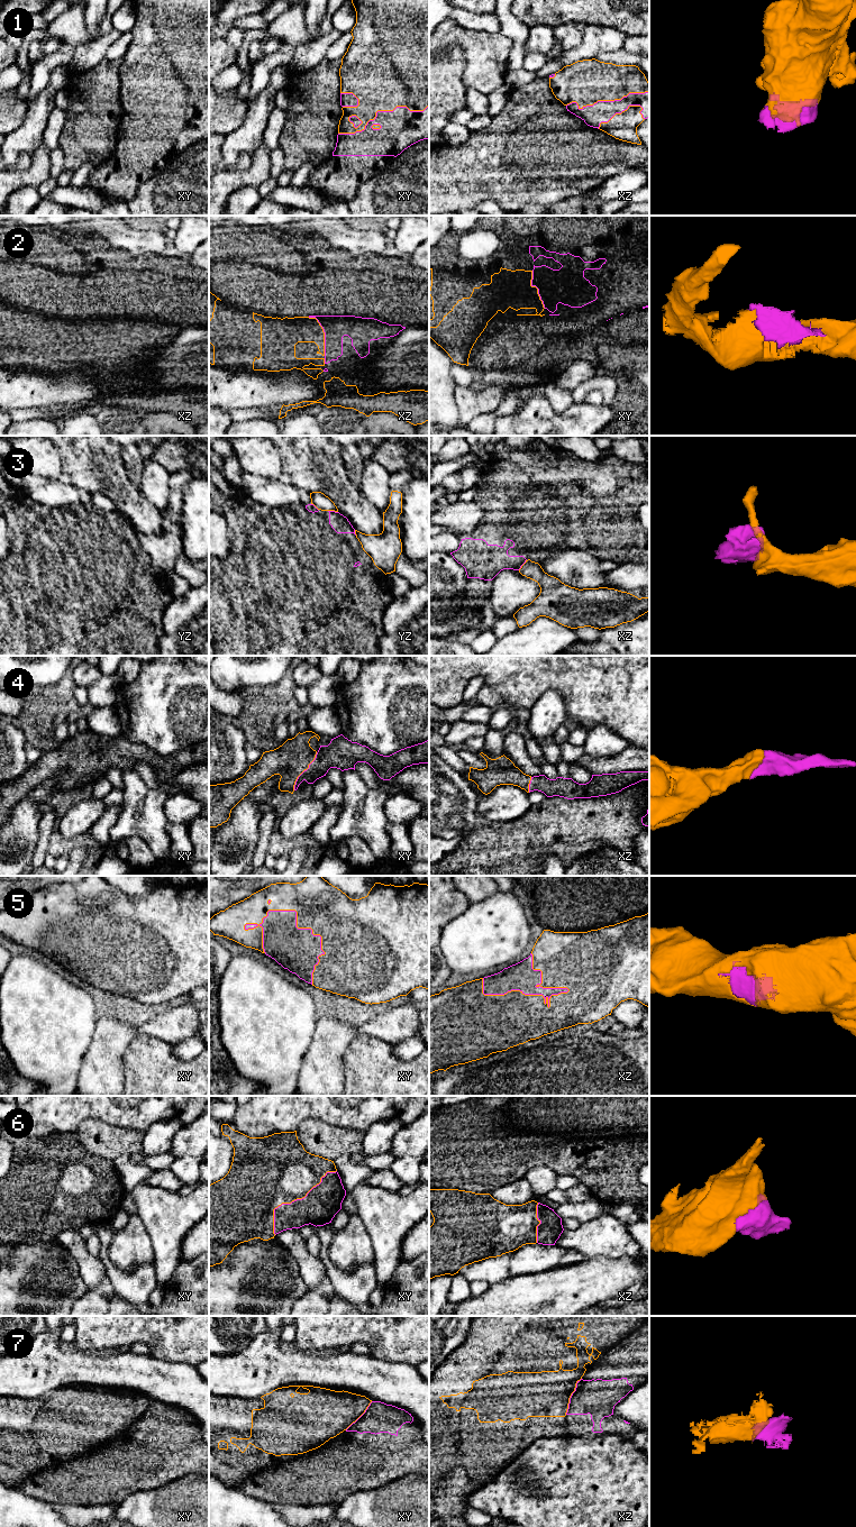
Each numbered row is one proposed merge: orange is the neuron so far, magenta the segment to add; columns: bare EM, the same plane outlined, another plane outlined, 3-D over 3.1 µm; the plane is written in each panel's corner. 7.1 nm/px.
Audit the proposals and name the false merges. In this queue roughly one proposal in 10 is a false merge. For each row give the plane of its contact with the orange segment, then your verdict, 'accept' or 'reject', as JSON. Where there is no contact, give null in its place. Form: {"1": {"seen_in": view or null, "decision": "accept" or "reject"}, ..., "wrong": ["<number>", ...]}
{"1": {"seen_in": "xy", "decision": "accept"}, "2": {"seen_in": "xz", "decision": "accept"}, "3": {"seen_in": "xz", "decision": "reject"}, "4": {"seen_in": "xy", "decision": "accept"}, "5": {"seen_in": "xz", "decision": "accept"}, "6": {"seen_in": "xy", "decision": "accept"}, "7": {"seen_in": "xz", "decision": "reject"}, "wrong": ["3", "7"]}

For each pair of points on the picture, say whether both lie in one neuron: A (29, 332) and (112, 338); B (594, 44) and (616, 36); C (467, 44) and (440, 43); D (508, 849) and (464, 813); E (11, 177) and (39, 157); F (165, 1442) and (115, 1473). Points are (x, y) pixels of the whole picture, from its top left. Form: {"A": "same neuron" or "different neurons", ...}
{"A": "same neuron", "B": "same neuron", "C": "same neuron", "D": "different neurons", "E": "same neuron", "F": "same neuron"}

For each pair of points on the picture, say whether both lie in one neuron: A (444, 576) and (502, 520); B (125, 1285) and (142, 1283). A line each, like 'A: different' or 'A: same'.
A: different
B: same

